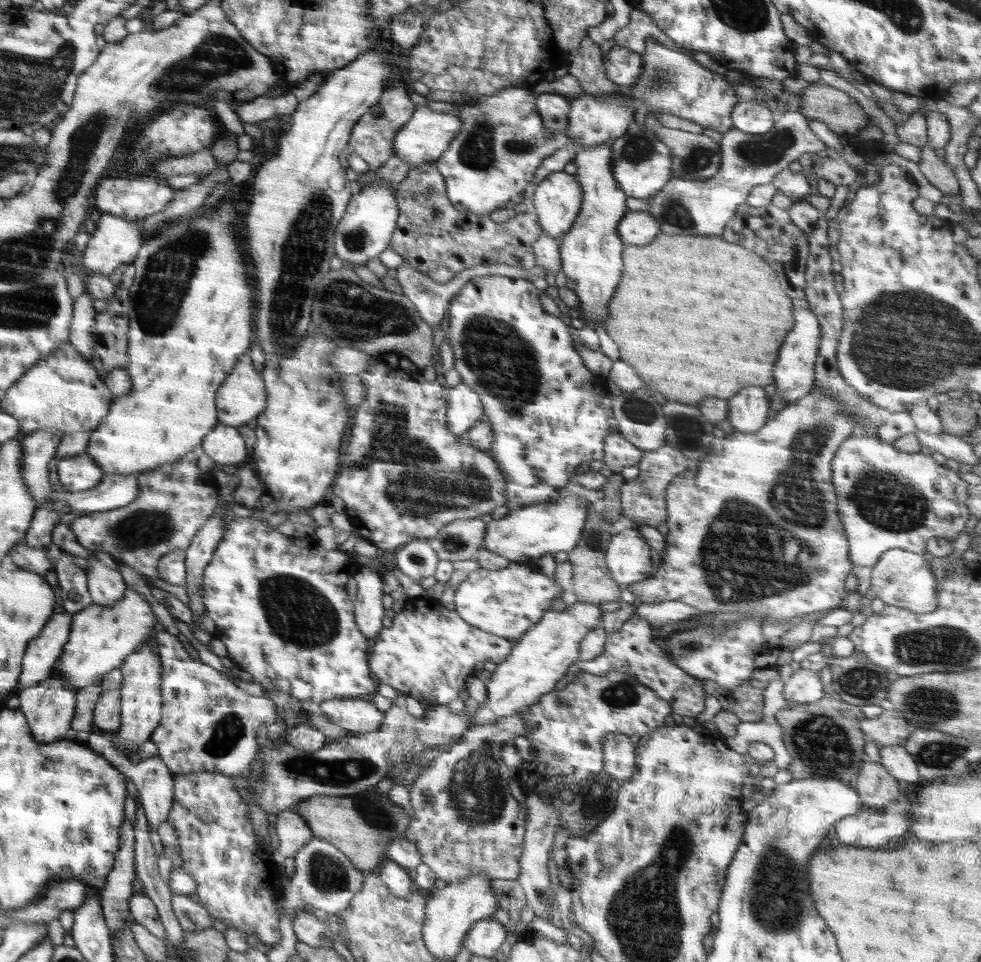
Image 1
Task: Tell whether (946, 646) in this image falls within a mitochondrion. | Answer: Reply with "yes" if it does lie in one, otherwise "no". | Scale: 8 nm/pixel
yes

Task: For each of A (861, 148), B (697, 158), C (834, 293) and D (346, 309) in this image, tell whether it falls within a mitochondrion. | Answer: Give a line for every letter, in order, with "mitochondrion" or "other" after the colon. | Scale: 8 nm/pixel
A: other
B: mitochondrion
C: other
D: mitochondrion

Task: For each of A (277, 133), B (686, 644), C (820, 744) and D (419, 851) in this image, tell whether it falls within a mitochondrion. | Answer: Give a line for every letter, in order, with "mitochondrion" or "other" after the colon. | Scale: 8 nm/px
A: other
B: mitochondrion
C: mitochondrion
D: other

